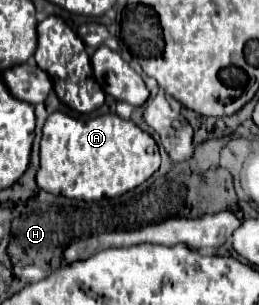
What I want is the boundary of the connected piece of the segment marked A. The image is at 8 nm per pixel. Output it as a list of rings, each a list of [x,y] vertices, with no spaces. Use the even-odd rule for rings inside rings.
[[[56,111],[44,123],[36,183],[52,195],[98,201],[104,197],[118,197],[142,185],[158,167],[160,153],[156,141],[132,121],[124,121],[114,113],[72,117]]]

